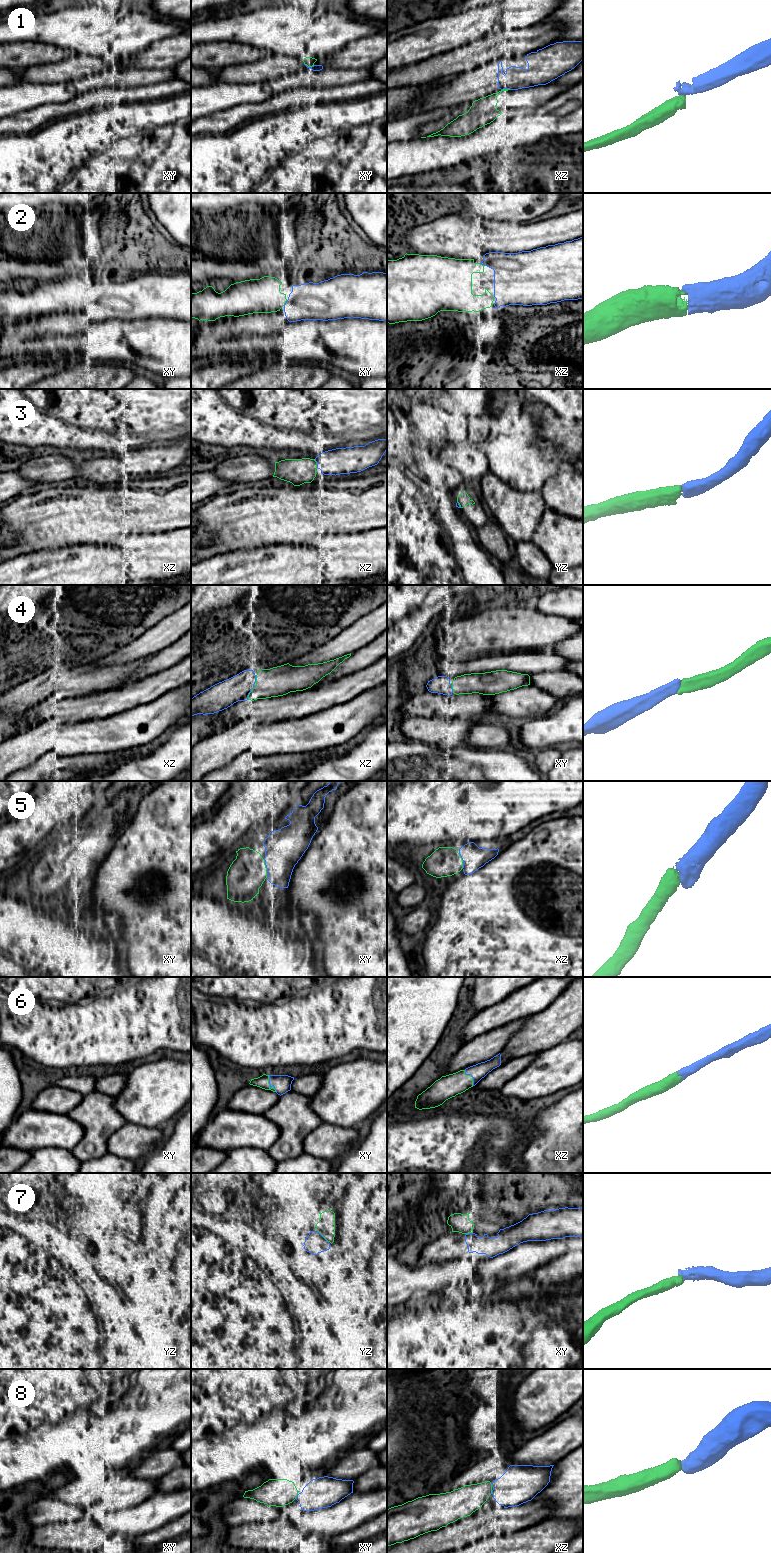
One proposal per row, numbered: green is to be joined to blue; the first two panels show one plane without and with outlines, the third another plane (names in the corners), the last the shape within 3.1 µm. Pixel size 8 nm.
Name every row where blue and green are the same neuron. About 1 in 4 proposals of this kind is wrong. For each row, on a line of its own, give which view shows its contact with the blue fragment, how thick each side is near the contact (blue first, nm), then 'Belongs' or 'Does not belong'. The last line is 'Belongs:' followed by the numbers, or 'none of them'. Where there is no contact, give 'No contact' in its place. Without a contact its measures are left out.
1: Touches blue in xy. Thickness 50 nm (blue) against 80 nm. Does not belong
2: Touches blue in xy. Thickness 300 nm (blue) against 280 nm. Belongs
3: Touches blue in xz. Thickness 220 nm (blue) against 200 nm. Belongs
4: Touches blue in xz. Thickness 220 nm (blue) against 240 nm. Belongs
5: Touches blue in xy. Thickness 300 nm (blue) against 300 nm. Belongs
6: Touches blue in xy. Thickness 140 nm (blue) against 100 nm. Belongs
7: Touches blue in yz. Thickness 170 nm (blue) against 140 nm. Does not belong
8: Touches blue in xy. Thickness 240 nm (blue) against 220 nm. Belongs
Belongs: 2, 3, 4, 5, 6, 8

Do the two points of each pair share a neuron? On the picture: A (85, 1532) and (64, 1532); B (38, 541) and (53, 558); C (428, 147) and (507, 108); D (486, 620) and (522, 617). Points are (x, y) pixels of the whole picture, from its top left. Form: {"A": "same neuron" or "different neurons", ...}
{"A": "same neuron", "B": "different neurons", "C": "different neurons", "D": "same neuron"}

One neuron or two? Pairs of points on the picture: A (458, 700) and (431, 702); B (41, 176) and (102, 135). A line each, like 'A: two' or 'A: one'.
A: one
B: one

